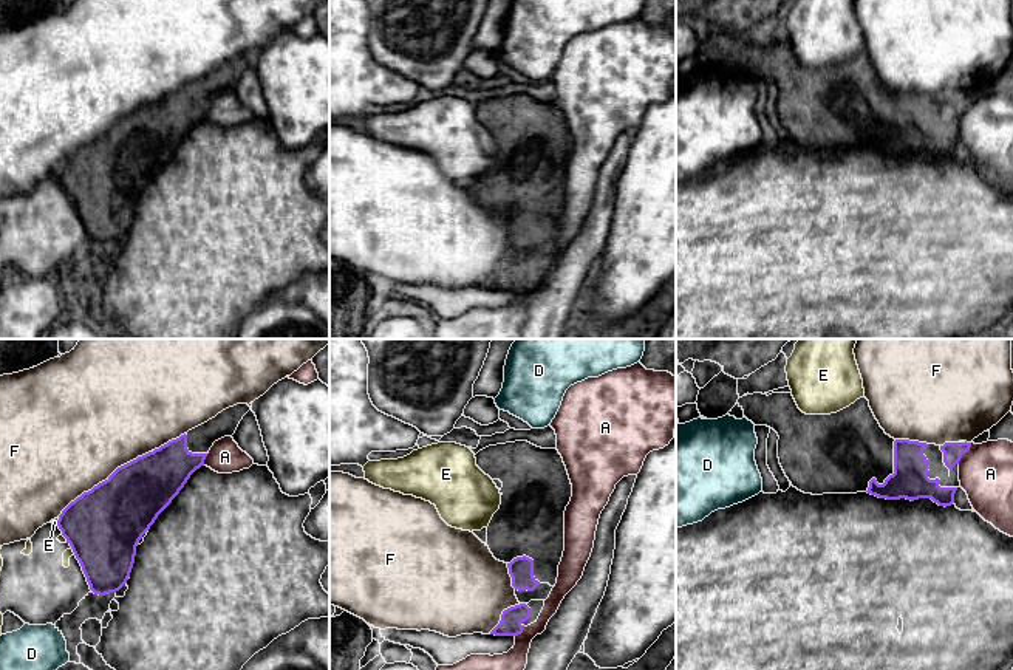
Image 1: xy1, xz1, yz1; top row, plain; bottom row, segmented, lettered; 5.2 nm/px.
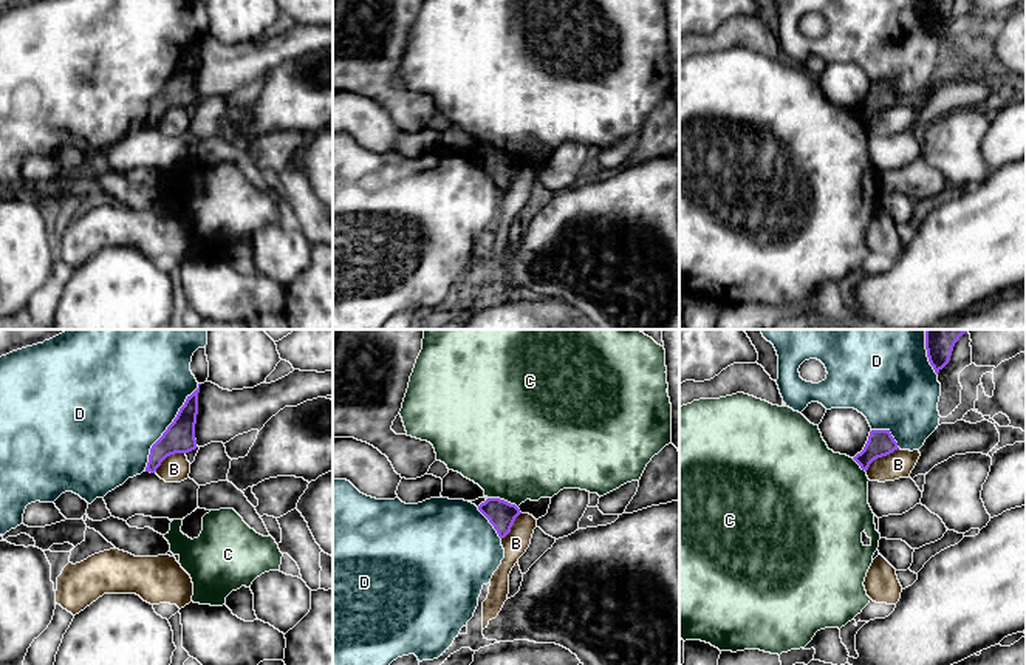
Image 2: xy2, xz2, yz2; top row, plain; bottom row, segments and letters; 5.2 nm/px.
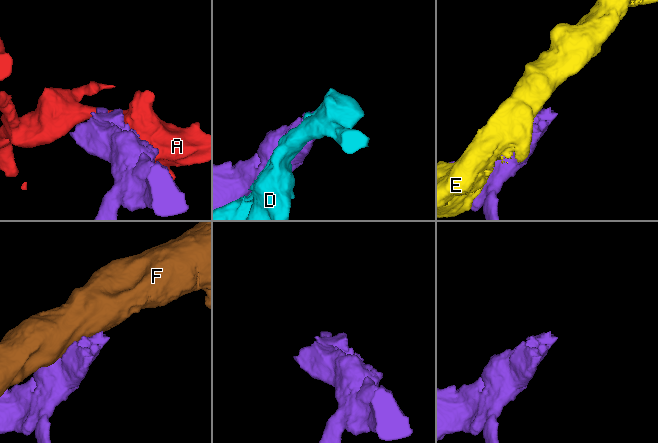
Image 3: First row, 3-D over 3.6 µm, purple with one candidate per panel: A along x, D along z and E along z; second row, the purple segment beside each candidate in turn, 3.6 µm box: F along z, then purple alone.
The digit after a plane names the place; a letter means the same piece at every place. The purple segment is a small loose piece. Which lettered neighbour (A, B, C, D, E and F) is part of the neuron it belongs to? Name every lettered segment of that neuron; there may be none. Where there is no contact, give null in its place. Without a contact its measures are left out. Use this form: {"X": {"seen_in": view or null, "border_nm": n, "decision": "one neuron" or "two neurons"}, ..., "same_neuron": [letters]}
{"A": {"seen_in": "yz1", "border_nm": 130, "decision": "two neurons"}, "B": {"seen_in": "yz2", "border_nm": 220, "decision": "two neurons"}, "C": {"seen_in": "xz2", "border_nm": 170, "decision": "two neurons"}, "D": {"seen_in": "xy2", "border_nm": 550, "decision": "two neurons"}, "E": {"seen_in": "xy1", "border_nm": 50, "decision": "two neurons"}, "F": {"seen_in": "xy1", "border_nm": 600, "decision": "two neurons"}, "same_neuron": []}

